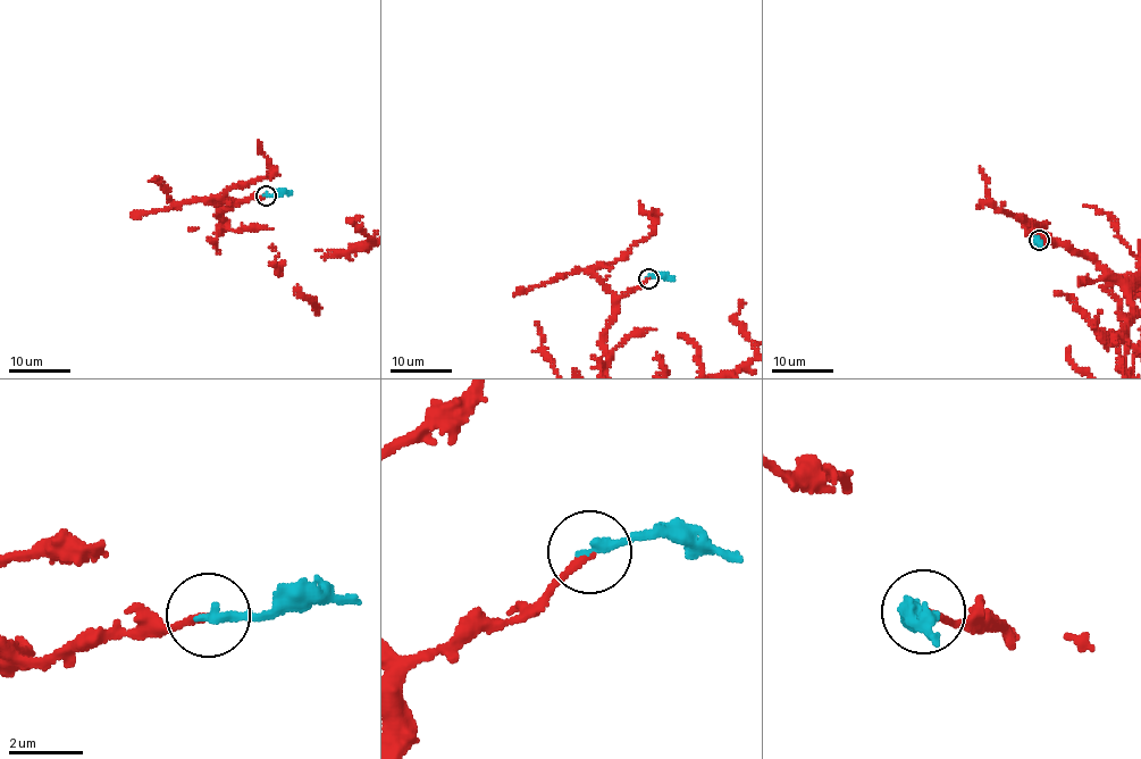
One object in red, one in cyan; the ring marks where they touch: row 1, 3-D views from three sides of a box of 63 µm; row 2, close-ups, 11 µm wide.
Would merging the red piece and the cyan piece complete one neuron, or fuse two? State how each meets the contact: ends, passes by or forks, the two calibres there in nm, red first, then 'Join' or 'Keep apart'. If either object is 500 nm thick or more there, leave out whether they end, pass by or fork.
At the ring red ends. At the ring cyan ends. Thickness 200 nm (red) against 240 nm. Join

